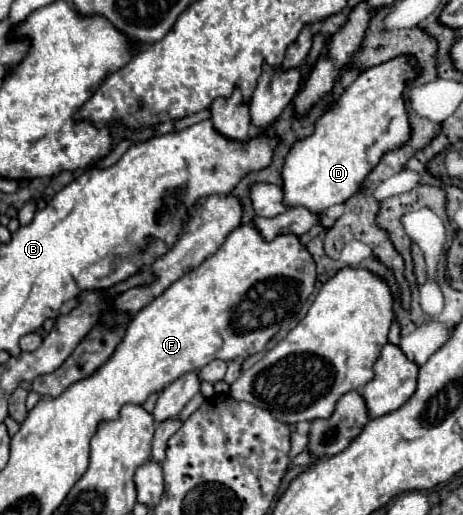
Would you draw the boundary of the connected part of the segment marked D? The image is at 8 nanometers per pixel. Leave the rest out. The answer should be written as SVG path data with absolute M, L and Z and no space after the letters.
M393 59L393 63L381 63L359 73L343 95L315 121L315 131L295 141L287 153L281 169L285 207L305 207L319 215L357 193L361 179L373 171L377 159L409 139L403 87L413 75L417 75L417 63L409 63L409 59Z

